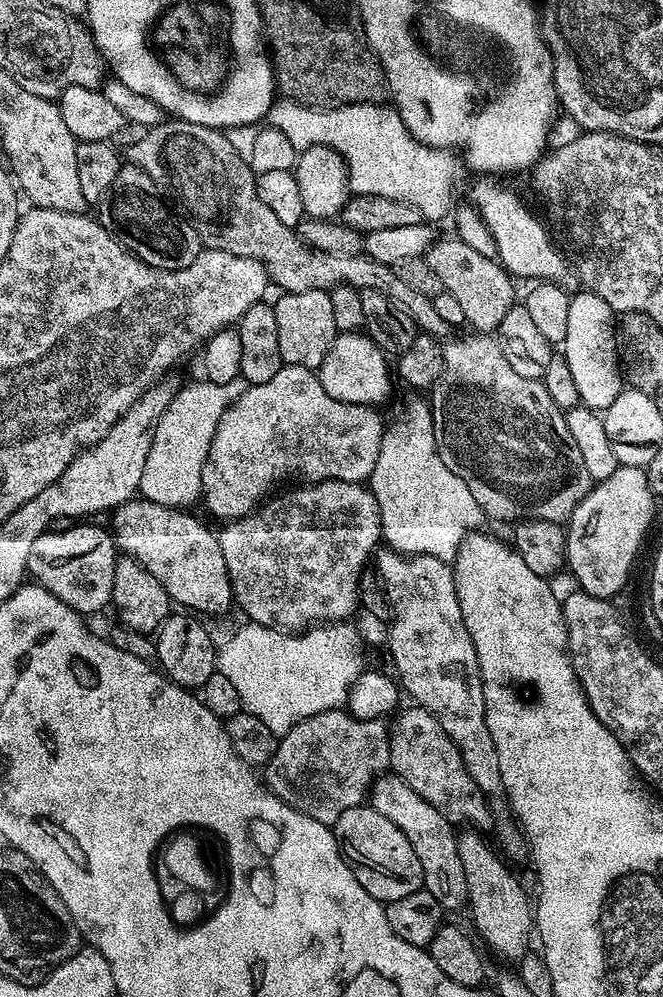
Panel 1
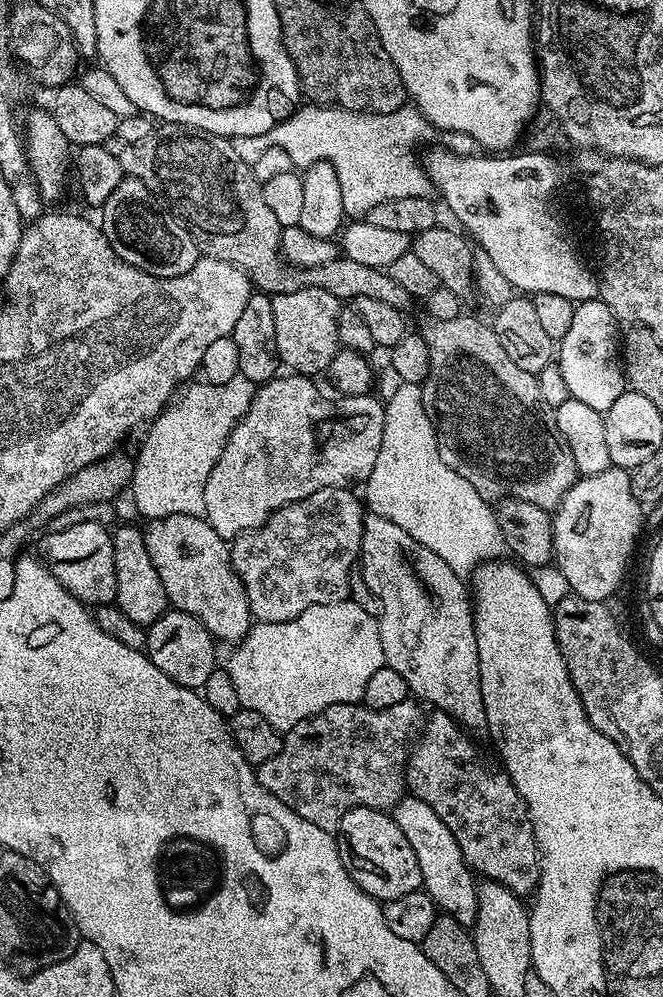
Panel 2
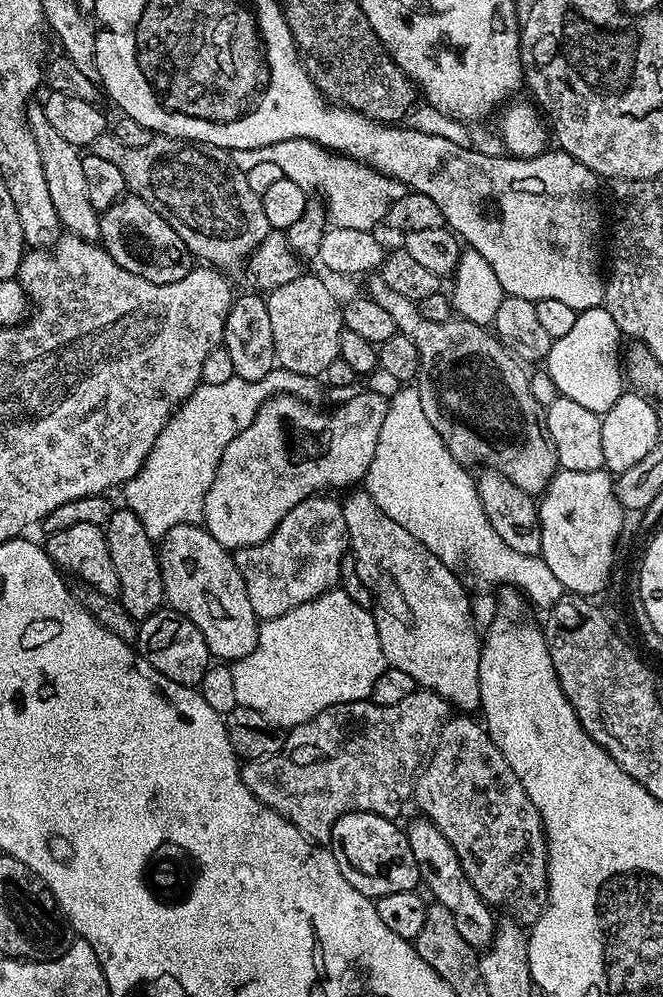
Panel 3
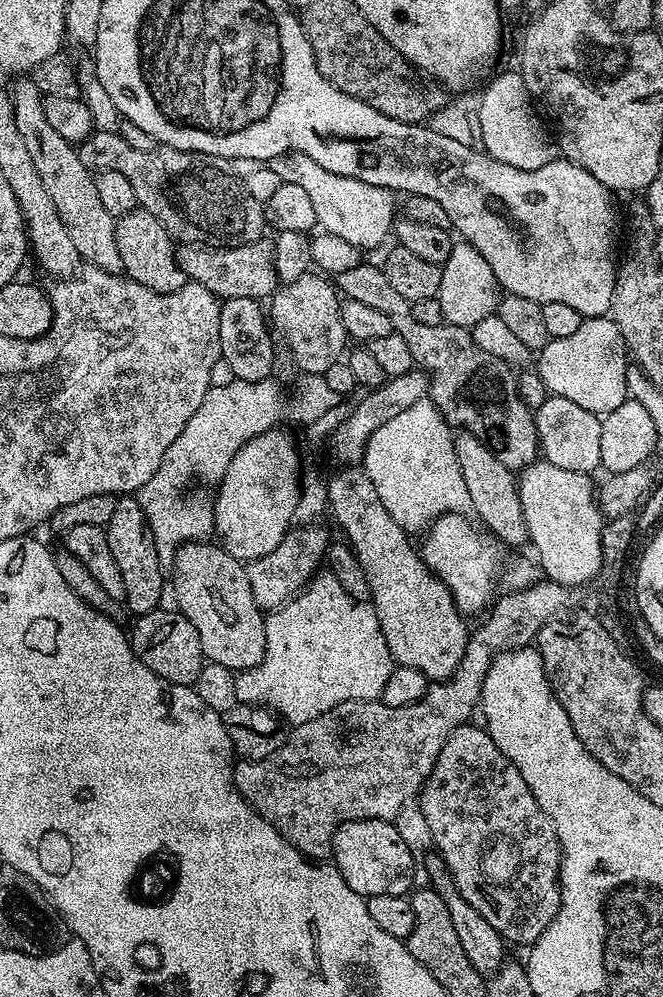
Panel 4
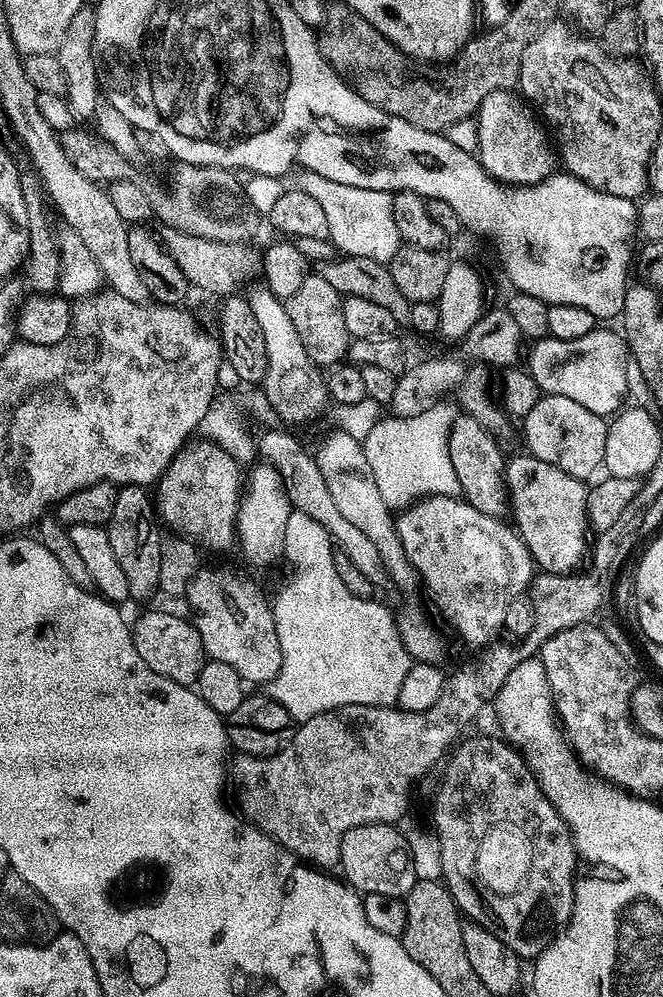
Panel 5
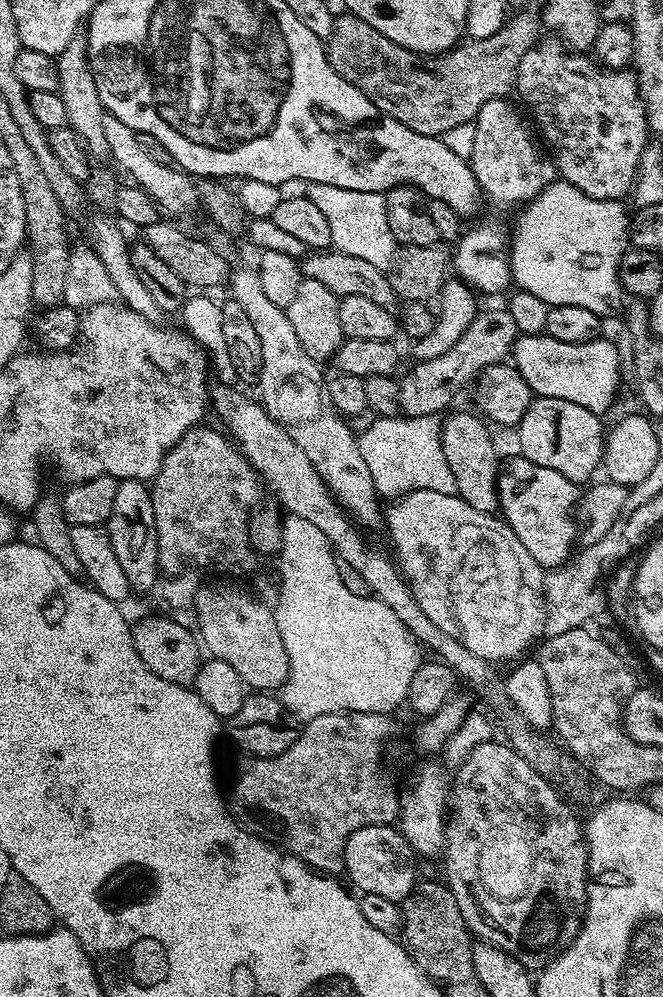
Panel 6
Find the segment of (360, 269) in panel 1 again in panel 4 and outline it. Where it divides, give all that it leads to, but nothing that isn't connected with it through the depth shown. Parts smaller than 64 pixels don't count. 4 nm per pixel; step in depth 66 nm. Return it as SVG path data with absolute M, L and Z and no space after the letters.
M93 131L79 144L78 151L82 162L93 173L109 168L118 170L123 174L130 186L134 186L137 205L145 208L172 236L173 240L183 244L201 244L210 248L230 248L239 244L250 243L261 238L266 228L264 206L246 190L244 181L236 180L224 171L218 163L217 157L207 156L201 152L187 152L171 148L165 144L157 146L154 150L134 150L130 142L120 136L119 131L102 132Z

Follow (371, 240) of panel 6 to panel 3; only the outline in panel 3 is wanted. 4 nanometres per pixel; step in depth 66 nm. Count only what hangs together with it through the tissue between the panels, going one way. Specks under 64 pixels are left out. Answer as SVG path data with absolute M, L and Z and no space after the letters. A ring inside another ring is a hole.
M313 139L274 142L268 146L268 152L260 152L260 156L264 156L264 162L274 162L274 166L282 169L285 180L296 182L306 190L322 190L327 215L340 228L371 231L374 223L387 217L390 204L406 191L400 180L383 175L360 161L331 153ZM272 152L276 152L276 156L272 156Z

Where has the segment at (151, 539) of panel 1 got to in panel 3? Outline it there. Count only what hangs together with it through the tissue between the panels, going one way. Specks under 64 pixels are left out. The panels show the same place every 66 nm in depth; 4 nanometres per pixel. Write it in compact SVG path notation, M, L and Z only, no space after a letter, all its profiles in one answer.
M200 524L174 526L159 541L158 555L167 607L190 618L190 622L194 622L194 626L202 630L202 638L206 638L209 653L217 661L235 662L246 658L246 654L250 654L258 642L260 624L254 614L254 606L250 606L250 598L246 594L246 582L238 570L235 555L219 545L207 529Z

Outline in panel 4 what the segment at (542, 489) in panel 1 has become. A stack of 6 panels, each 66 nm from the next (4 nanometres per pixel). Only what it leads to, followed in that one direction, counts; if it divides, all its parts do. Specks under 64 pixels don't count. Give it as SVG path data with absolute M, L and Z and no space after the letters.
M362 262L354 266L354 270L335 277L334 283L341 297L363 302L390 318L392 330L406 338L406 346L410 346L413 365L430 374L430 402L453 429L467 430L484 441L502 466L523 470L537 463L540 439L536 433L536 418L533 409L528 408L520 396L517 373L506 361L490 354L490 350L482 350L482 346L472 340L471 331L460 325L425 326L418 322L412 313L413 301L402 298L402 294L394 290L379 263Z

